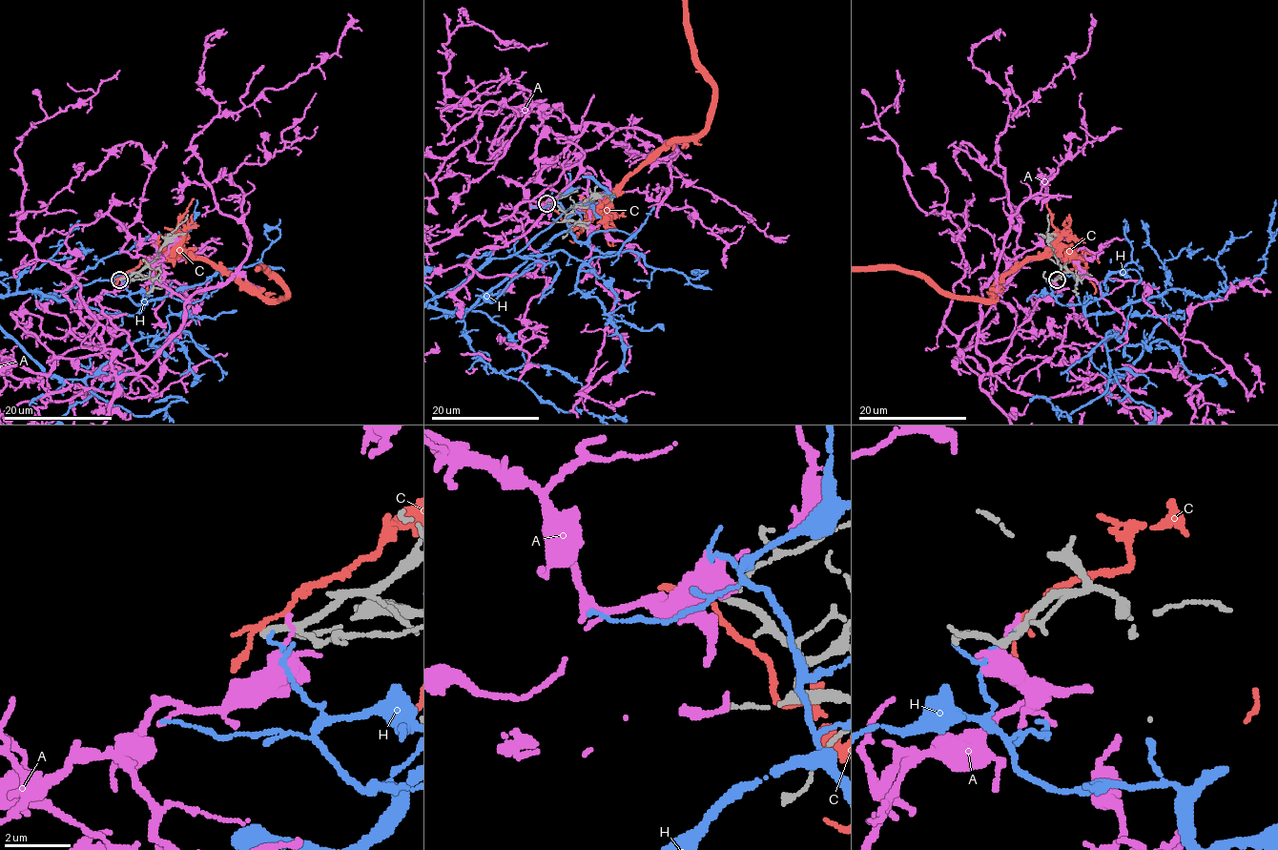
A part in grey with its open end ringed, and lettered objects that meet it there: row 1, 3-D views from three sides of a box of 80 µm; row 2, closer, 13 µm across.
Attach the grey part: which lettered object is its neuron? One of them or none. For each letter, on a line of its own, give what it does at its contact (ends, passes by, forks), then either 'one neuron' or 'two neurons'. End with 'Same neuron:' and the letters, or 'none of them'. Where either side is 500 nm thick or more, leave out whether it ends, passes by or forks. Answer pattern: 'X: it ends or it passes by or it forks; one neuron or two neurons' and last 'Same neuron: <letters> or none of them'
A: it ends; two neurons
C: it passes by; two neurons
H: it ends; two neurons
Same neuron: none of them

